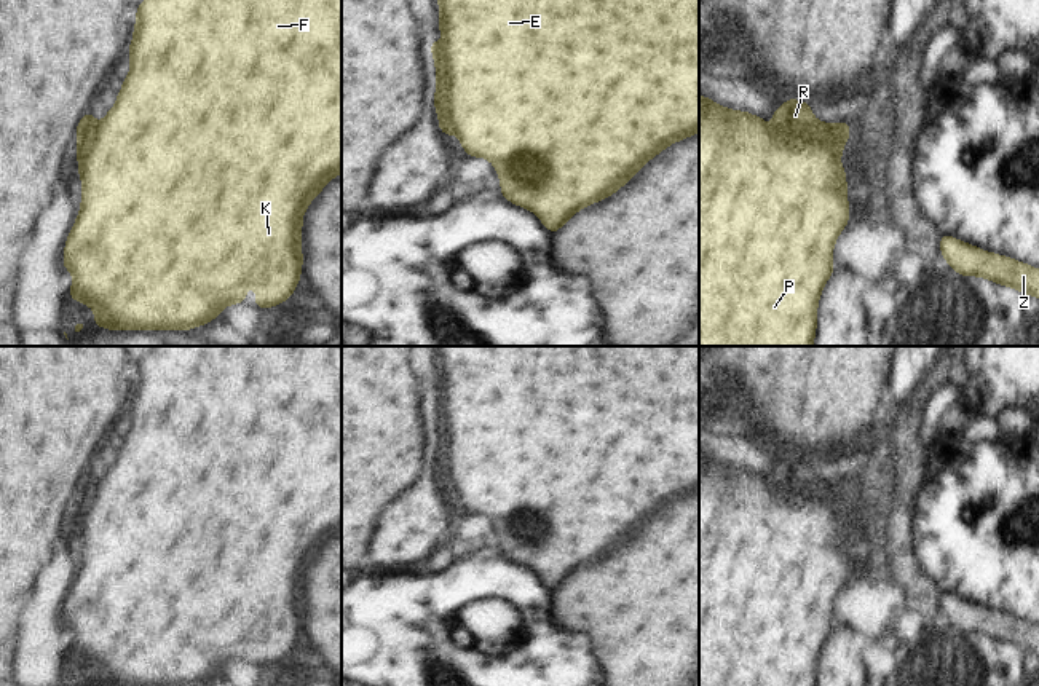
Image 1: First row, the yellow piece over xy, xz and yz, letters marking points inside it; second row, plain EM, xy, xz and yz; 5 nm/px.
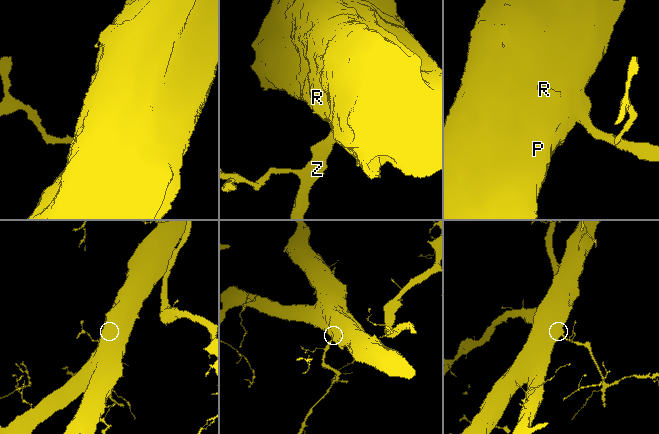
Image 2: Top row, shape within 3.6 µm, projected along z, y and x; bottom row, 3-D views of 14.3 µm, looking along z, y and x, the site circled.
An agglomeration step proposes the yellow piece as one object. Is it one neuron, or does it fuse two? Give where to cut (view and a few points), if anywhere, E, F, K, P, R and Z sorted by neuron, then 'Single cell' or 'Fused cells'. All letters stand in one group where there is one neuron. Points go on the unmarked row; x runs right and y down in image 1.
No split. Groups: E F K P R Z. Single cell.

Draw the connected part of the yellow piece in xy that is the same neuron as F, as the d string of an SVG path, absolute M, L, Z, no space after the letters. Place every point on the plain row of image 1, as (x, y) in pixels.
M150 346L148 354L136 369L137 378L134 396L129 404L131 429L123 439L117 461L109 467L99 482L91 469L88 469L77 483L77 517L80 520L78 531L83 538L81 568L67 595L64 606L64 625L73 632L69 652L91 664L96 668L94 681L107 686L192 686L211 680L219 670L231 660L246 657L246 645L257 648L255 664L268 665L289 656L300 637L302 616L300 592L302 576L311 557L324 546L324 542L342 530L342 346Z

